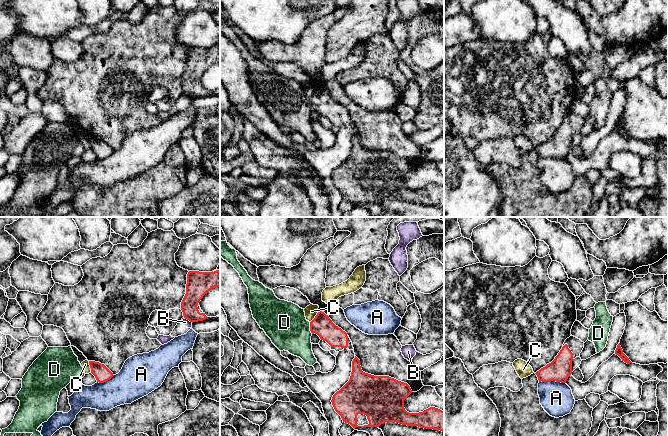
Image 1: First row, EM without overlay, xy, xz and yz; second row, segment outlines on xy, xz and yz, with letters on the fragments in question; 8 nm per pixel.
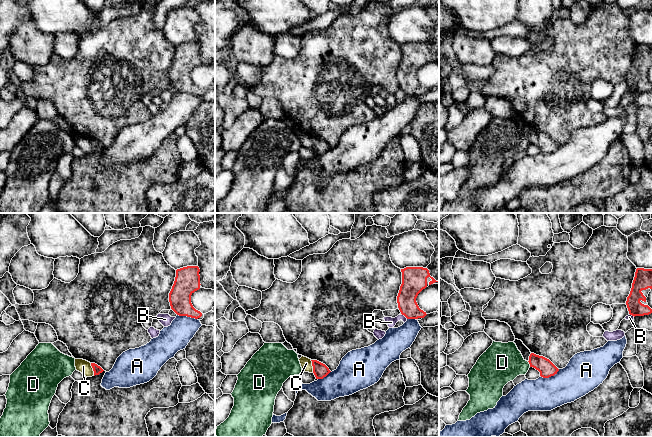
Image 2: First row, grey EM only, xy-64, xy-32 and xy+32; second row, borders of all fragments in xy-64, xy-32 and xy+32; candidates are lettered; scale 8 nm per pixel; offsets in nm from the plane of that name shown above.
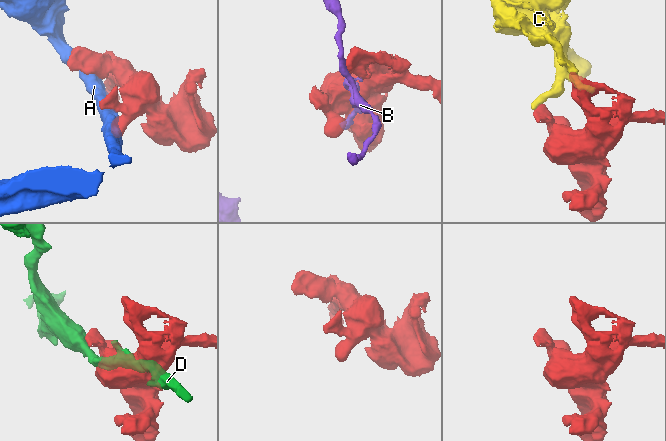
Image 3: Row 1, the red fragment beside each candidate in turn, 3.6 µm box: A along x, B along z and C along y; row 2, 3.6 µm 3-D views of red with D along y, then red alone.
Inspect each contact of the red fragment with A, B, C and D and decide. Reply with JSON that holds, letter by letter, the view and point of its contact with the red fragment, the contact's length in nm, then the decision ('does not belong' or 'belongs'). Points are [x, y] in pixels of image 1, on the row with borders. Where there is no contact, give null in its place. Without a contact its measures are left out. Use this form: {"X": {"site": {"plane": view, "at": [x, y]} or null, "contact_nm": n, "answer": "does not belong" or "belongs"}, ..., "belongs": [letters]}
{"A": {"site": {"plane": "yz", "at": [552, 380]}, "contact_nm": 220, "answer": "does not belong"}, "B": {"site": {"plane": "xy", "at": [189, 320]}, "contact_nm": 70, "answer": "does not belong"}, "C": {"site": {"plane": "xy", "at": [90, 367]}, "contact_nm": 100, "answer": "does not belong"}, "D": {"site": {"plane": "xz", "at": [310, 328]}, "contact_nm": 100, "answer": "does not belong"}, "belongs": []}

